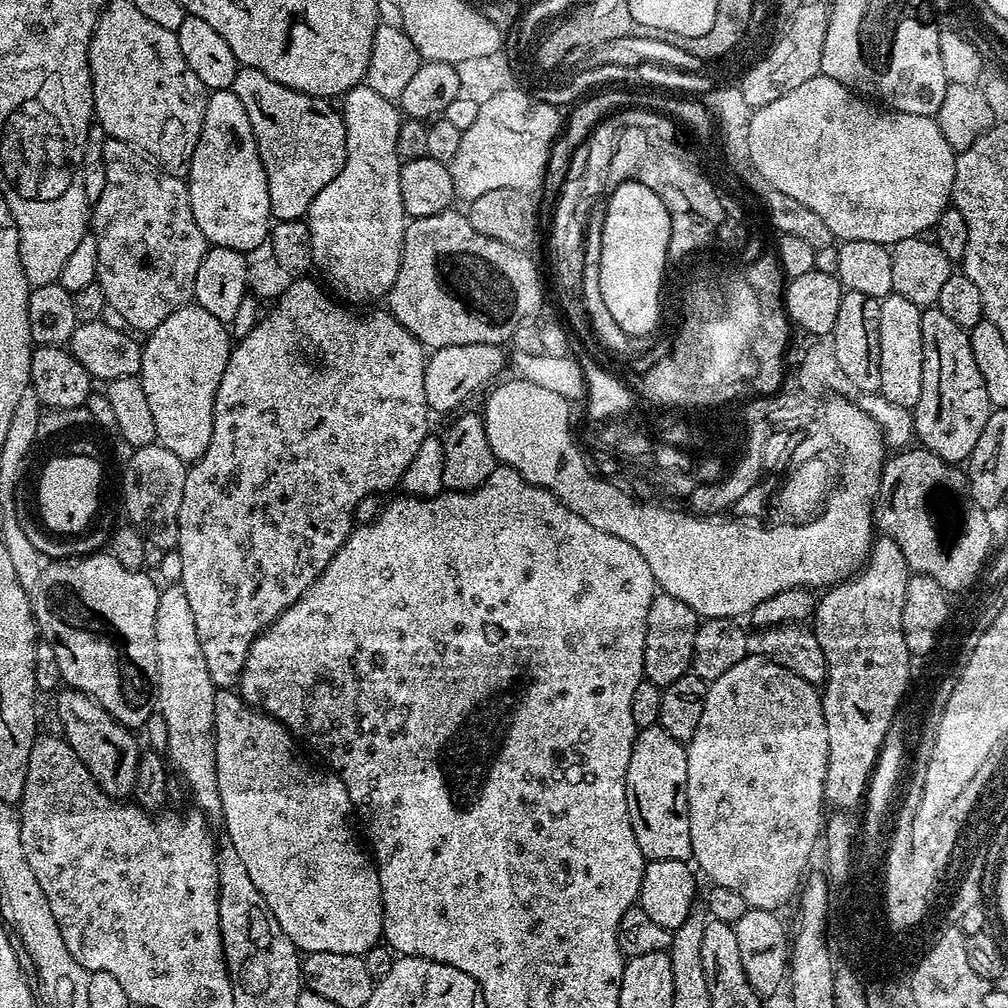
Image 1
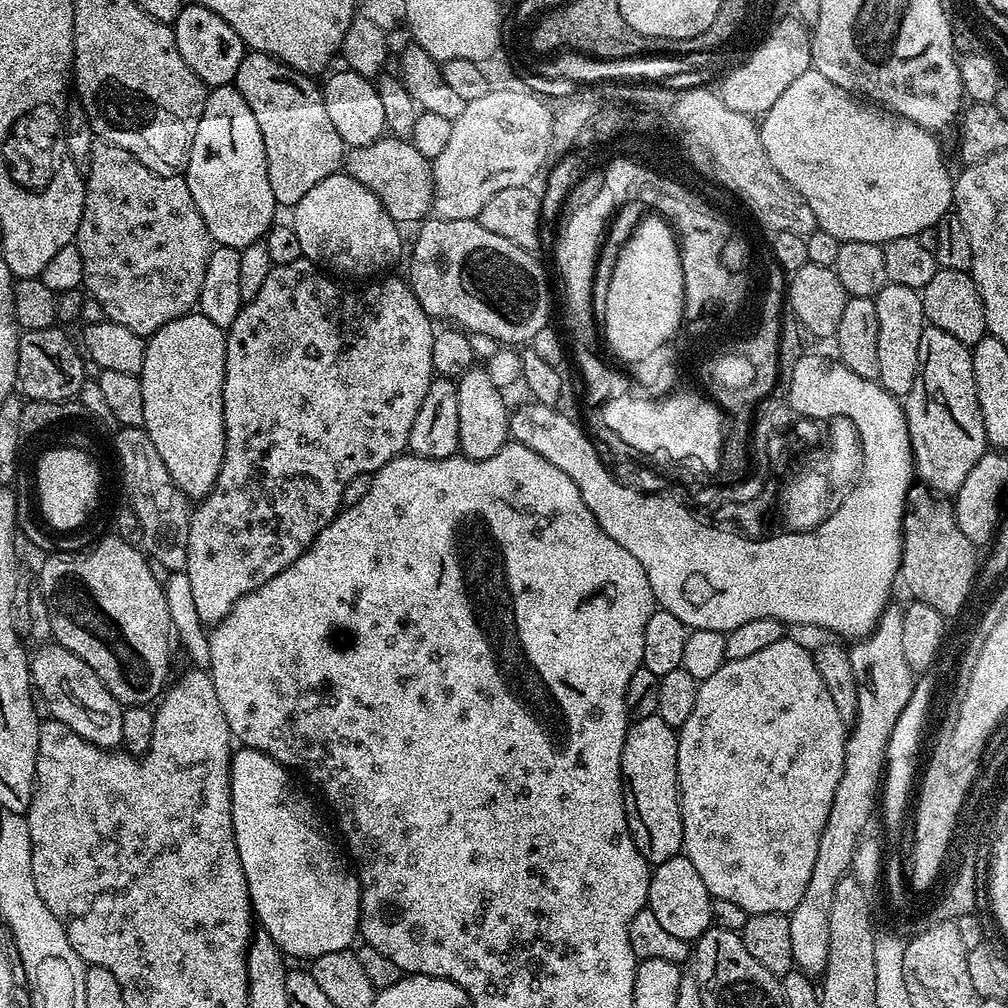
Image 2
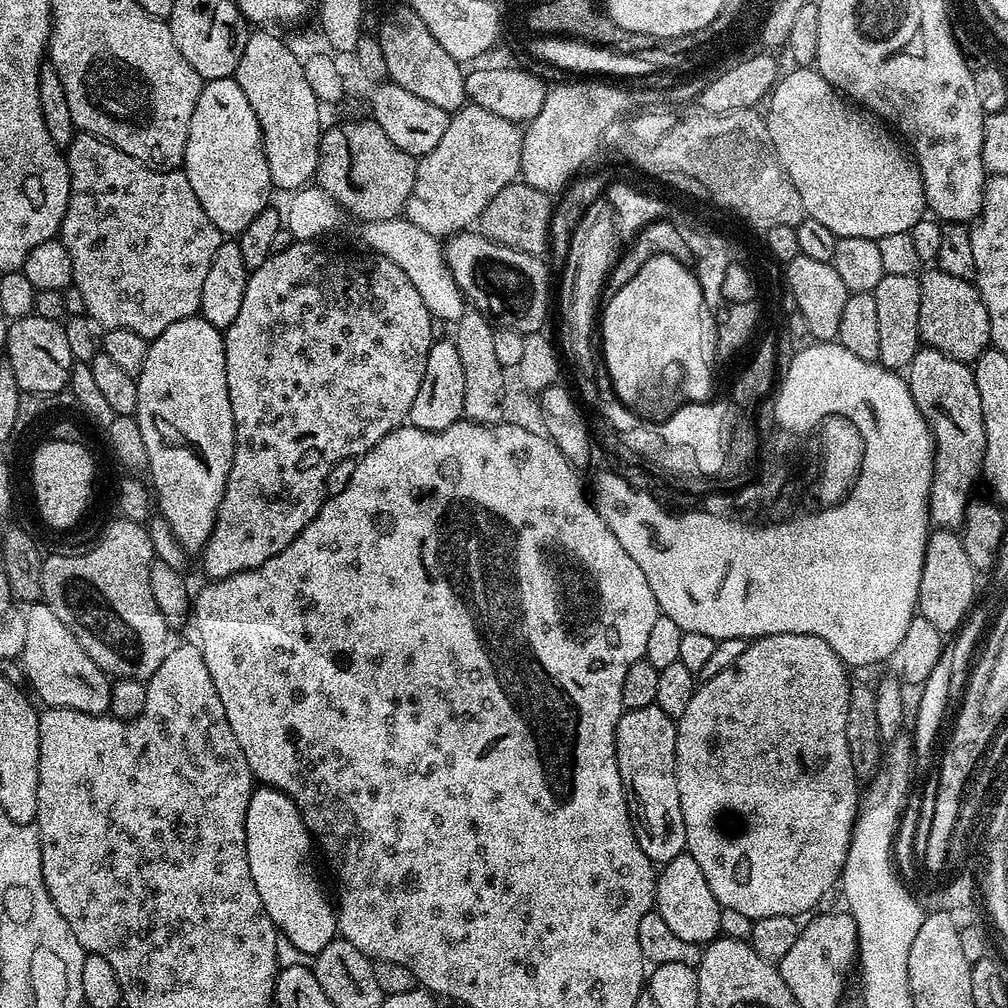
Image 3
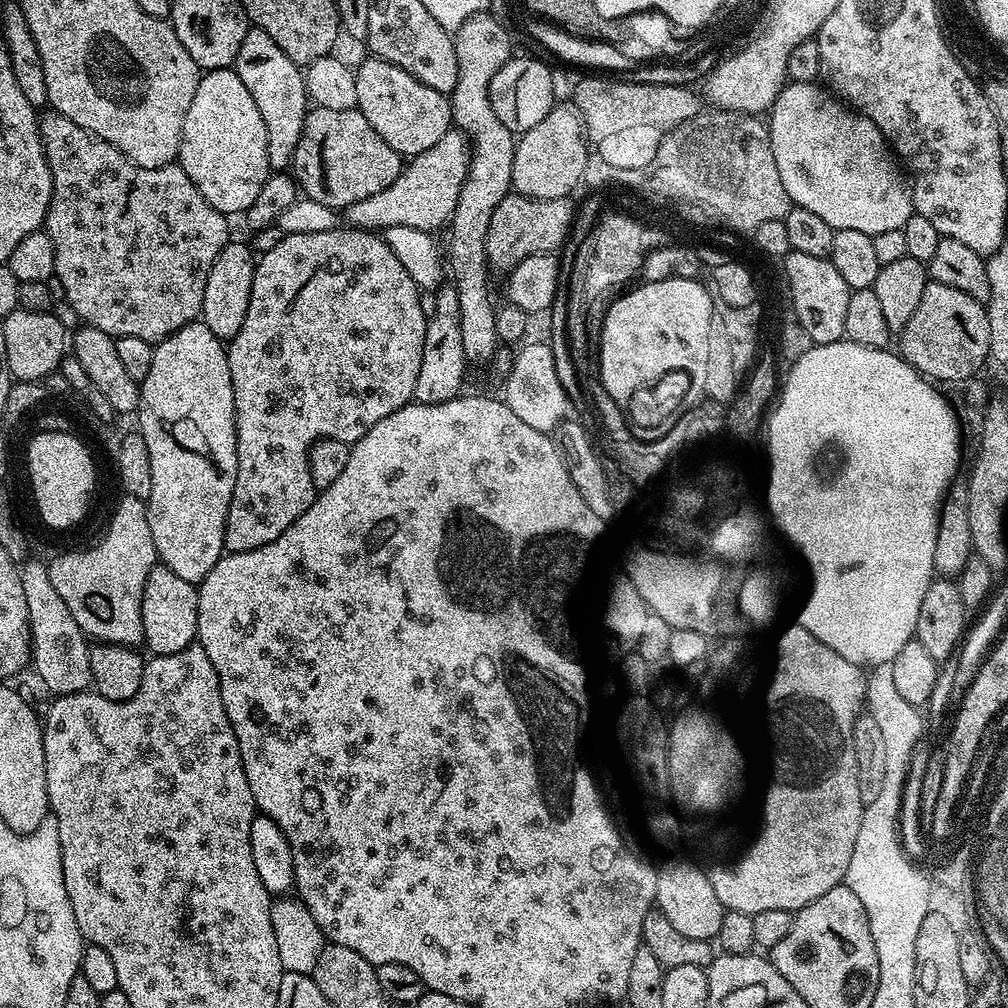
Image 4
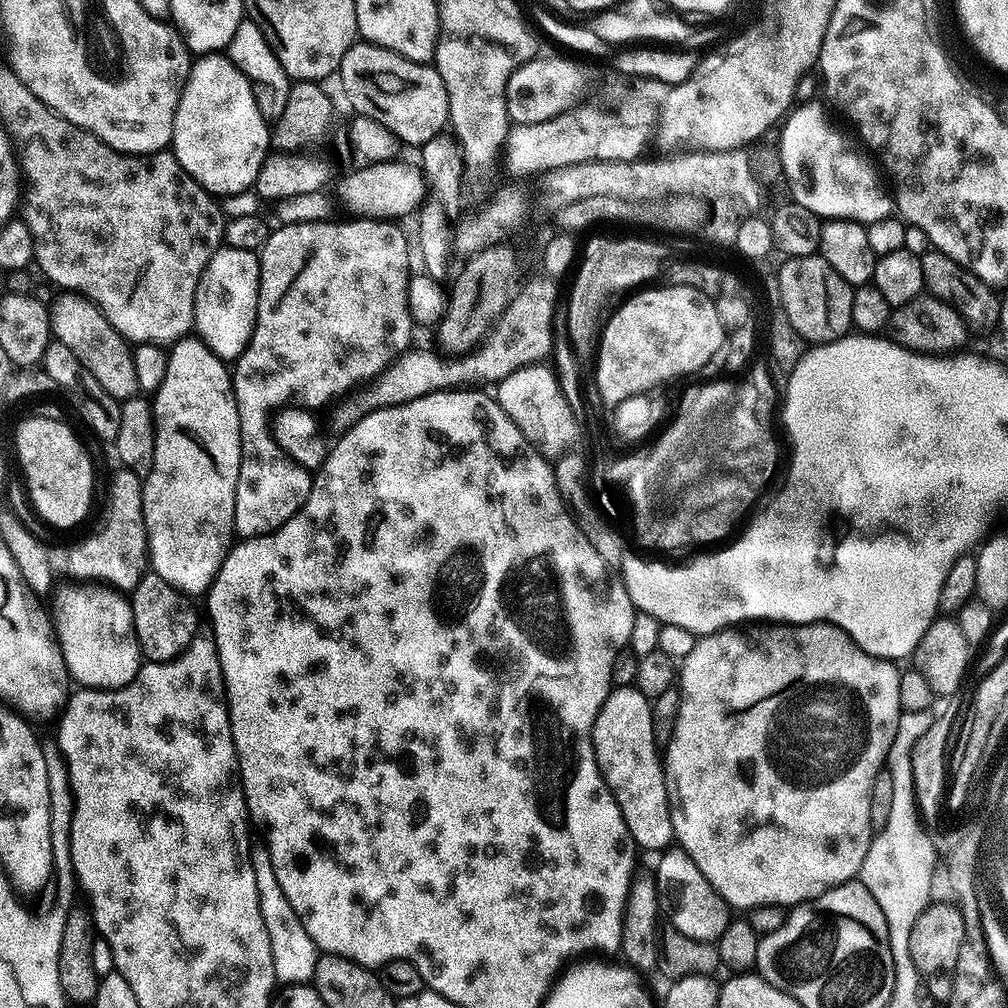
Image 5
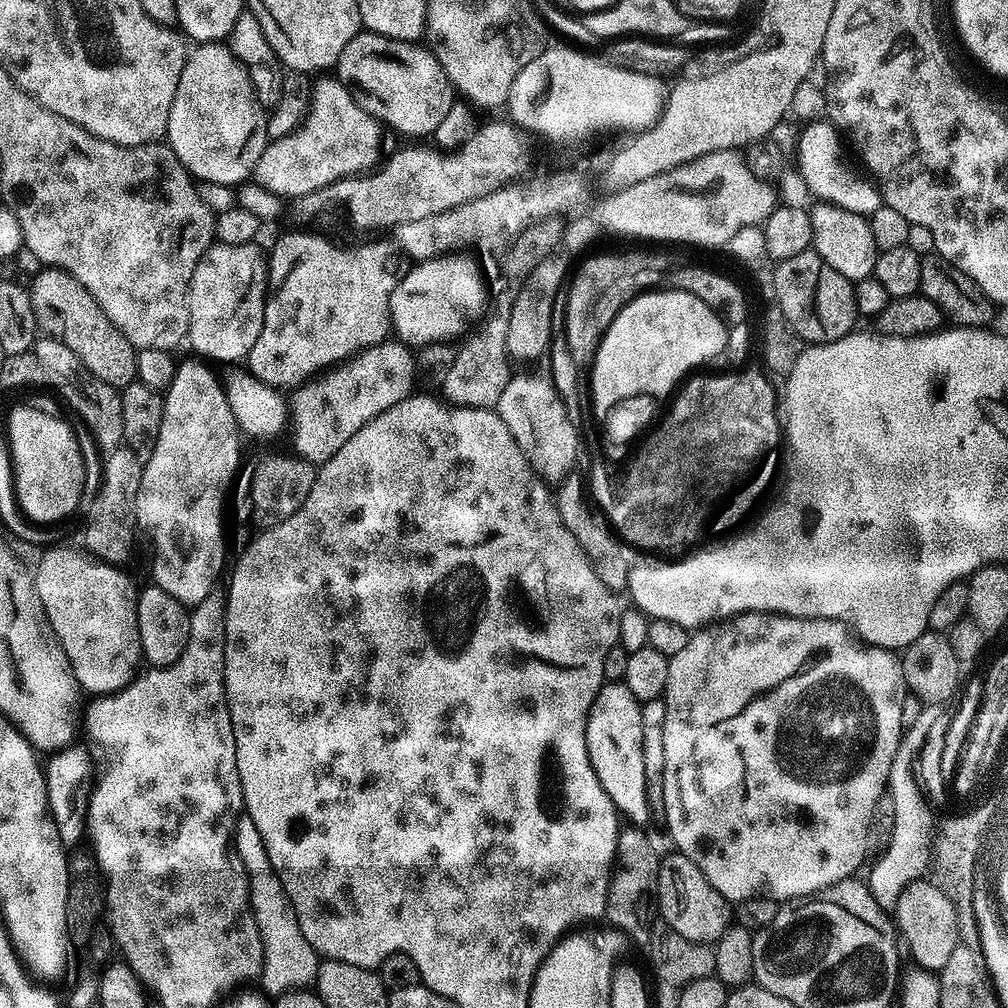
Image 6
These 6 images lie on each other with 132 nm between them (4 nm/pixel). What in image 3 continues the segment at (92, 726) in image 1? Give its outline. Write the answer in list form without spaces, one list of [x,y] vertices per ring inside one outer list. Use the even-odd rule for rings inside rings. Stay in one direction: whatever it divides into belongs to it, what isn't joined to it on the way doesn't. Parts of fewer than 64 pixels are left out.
[[[43,602],[27,605],[23,613],[26,622],[25,648],[19,659],[24,662],[24,672],[36,691],[35,699],[50,708],[69,708],[95,716],[105,715],[110,709],[112,684],[109,677],[82,650],[82,642],[70,634],[66,622]]]

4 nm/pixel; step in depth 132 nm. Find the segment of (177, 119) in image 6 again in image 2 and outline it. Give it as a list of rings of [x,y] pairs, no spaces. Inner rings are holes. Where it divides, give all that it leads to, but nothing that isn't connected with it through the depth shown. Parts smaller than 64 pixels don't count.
[[[216,86],[209,91],[198,134],[190,146],[186,179],[194,206],[198,206],[198,214],[202,214],[217,245],[242,249],[255,244],[277,219],[262,130],[258,130],[246,98],[234,86]]]

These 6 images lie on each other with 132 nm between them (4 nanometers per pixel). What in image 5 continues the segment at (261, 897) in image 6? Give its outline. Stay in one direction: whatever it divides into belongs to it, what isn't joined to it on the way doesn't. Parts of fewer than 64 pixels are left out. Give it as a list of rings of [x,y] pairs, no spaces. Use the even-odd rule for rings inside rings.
[[[256,846],[252,850],[254,880],[258,882],[258,902],[262,910],[262,922],[266,922],[266,934],[270,934],[270,954],[274,954],[274,974],[281,985],[308,984],[314,974],[318,949],[314,938],[306,934],[302,918],[294,914],[286,894],[282,894],[282,885],[274,878],[274,866],[270,862],[267,847]]]

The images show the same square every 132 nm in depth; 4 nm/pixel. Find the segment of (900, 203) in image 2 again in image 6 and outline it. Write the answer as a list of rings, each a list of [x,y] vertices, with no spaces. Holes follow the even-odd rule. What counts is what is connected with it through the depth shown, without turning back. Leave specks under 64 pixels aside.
[[[805,123],[799,129],[799,140],[794,157],[796,162],[800,162],[799,177],[805,180],[811,195],[817,201],[837,204],[867,218],[874,210],[880,208],[882,203],[880,189],[871,179],[865,178],[859,171],[856,173],[846,161],[840,160],[840,144],[842,145],[842,137],[831,123]]]

